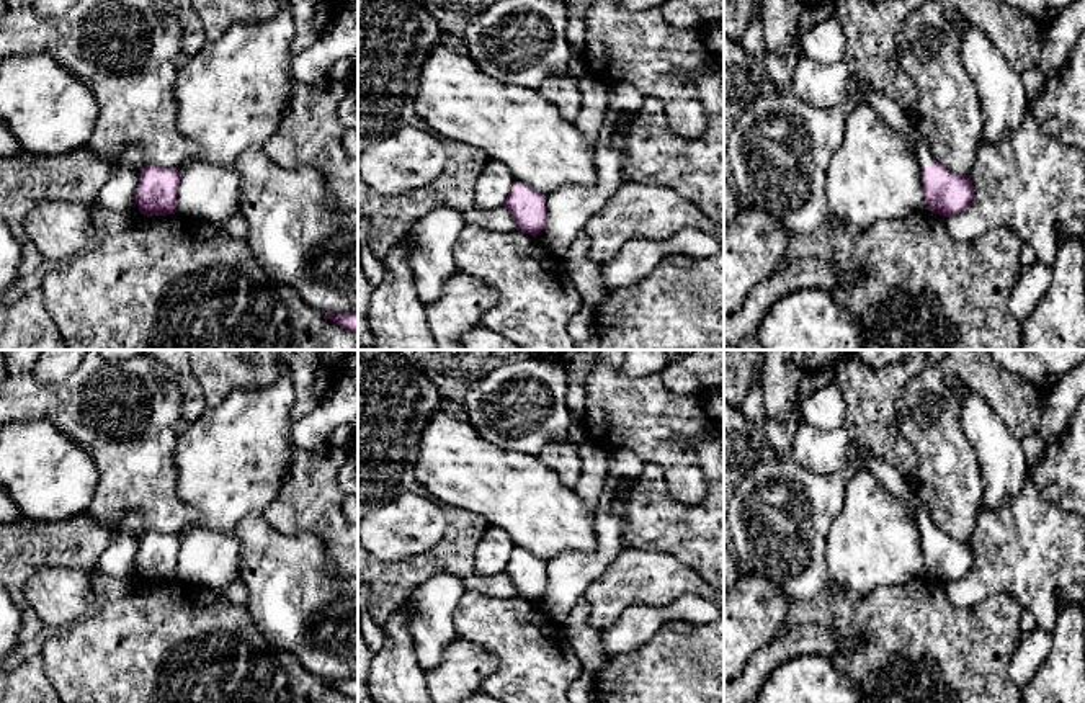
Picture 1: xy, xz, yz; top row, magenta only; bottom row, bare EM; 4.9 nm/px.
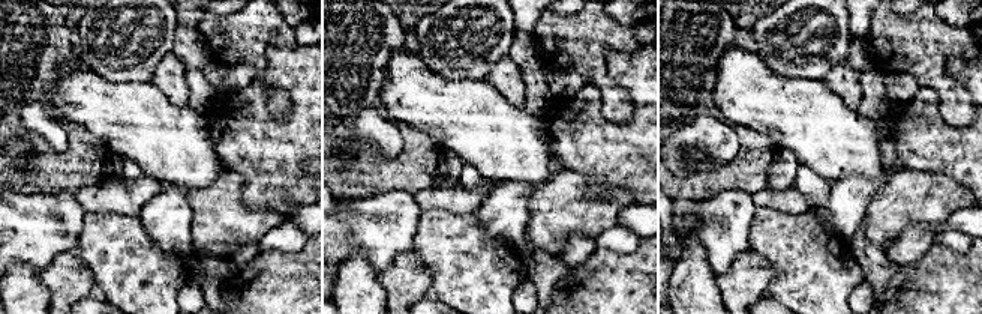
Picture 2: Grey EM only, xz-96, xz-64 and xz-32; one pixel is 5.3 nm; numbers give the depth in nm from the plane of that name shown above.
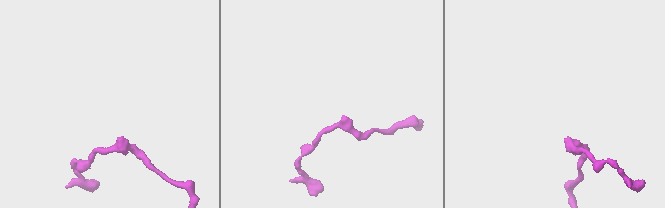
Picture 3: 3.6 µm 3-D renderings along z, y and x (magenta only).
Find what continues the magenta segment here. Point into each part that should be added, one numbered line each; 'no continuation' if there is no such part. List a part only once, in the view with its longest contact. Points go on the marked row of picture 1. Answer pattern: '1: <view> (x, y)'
1: yz (891, 113)

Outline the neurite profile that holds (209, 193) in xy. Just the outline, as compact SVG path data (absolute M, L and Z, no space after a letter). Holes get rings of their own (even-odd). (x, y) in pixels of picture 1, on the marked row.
M191 157L180 168L176 213L222 227L240 213L240 178L232 168Z

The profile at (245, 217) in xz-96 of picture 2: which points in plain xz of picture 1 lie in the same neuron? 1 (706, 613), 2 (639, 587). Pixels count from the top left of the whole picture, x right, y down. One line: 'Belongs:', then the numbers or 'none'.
Belongs: 2

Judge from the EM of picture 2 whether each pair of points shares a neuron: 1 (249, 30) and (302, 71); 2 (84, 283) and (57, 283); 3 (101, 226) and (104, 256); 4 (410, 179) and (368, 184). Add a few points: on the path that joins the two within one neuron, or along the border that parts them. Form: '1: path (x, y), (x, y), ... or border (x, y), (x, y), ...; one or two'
1: border (297, 45), (270, 47), (266, 75), (257, 78); two
2: path (78, 283), (63, 283); one
3: path (104, 233), (104, 248); one
4: path (399, 182), (378, 184); one

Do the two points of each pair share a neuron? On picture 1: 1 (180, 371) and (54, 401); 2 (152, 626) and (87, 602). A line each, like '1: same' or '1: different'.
1: different
2: different

